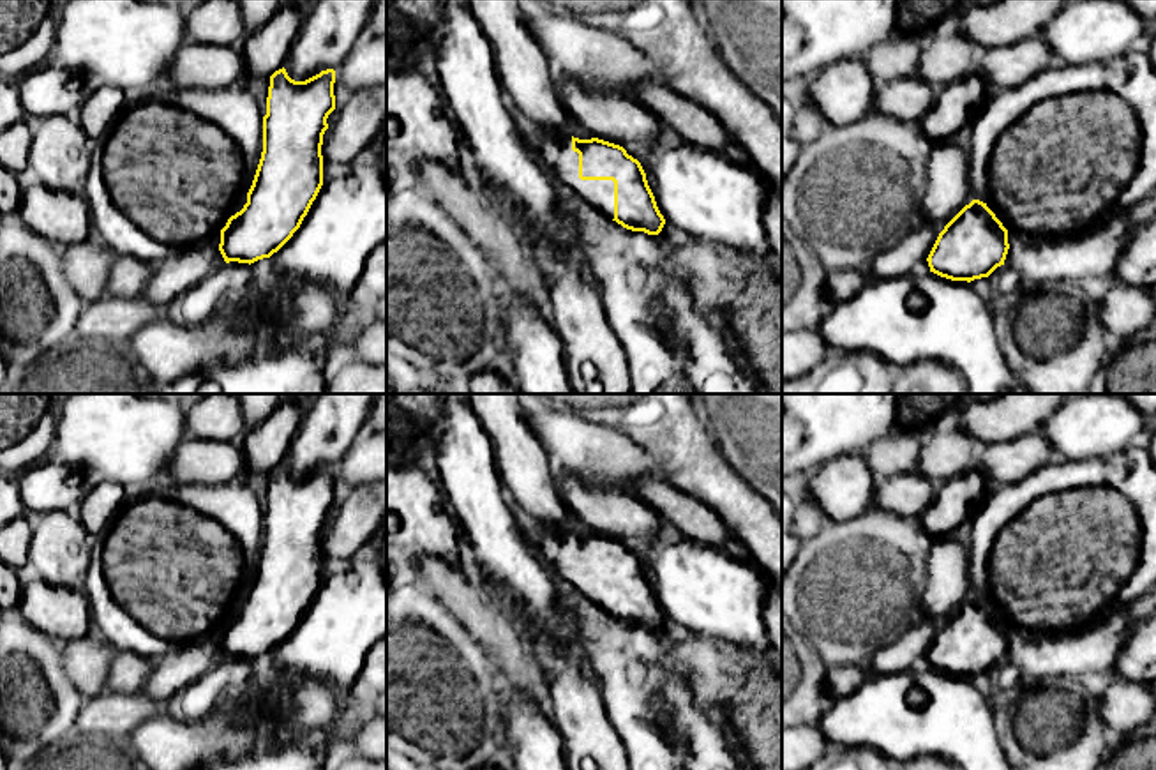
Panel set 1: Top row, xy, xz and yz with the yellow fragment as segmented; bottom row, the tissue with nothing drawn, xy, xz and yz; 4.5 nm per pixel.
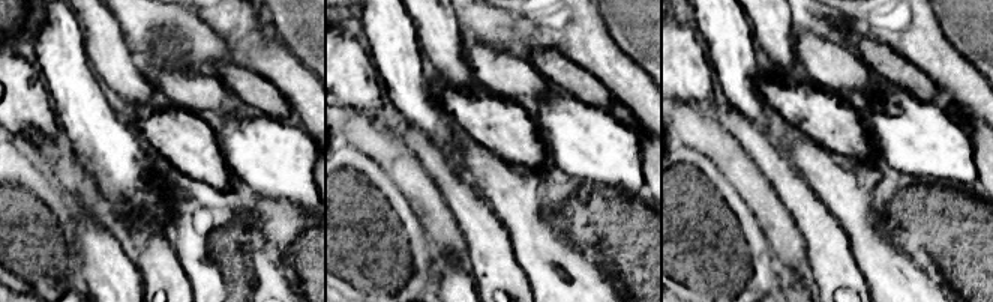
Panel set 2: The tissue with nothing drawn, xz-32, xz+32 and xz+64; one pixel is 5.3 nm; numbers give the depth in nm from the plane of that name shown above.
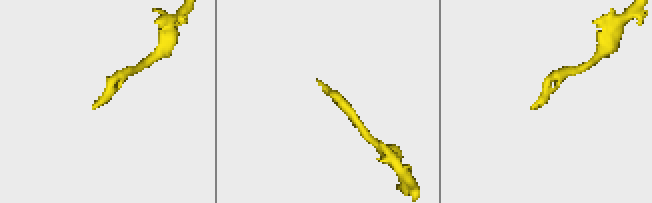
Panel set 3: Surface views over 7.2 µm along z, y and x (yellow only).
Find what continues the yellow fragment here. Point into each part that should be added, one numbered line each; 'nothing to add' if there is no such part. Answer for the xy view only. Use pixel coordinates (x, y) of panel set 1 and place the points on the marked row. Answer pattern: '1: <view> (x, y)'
nothing to add

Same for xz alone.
1: xz (555, 152)

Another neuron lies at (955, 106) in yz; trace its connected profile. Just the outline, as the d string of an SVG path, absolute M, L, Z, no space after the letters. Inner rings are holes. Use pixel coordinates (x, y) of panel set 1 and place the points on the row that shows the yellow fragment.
M980 71L939 88L932 109L921 120L930 143L962 138L988 92L988 81Z

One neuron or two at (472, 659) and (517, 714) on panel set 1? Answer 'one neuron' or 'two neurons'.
two neurons

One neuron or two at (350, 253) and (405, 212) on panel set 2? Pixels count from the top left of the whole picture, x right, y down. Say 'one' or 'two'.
one

